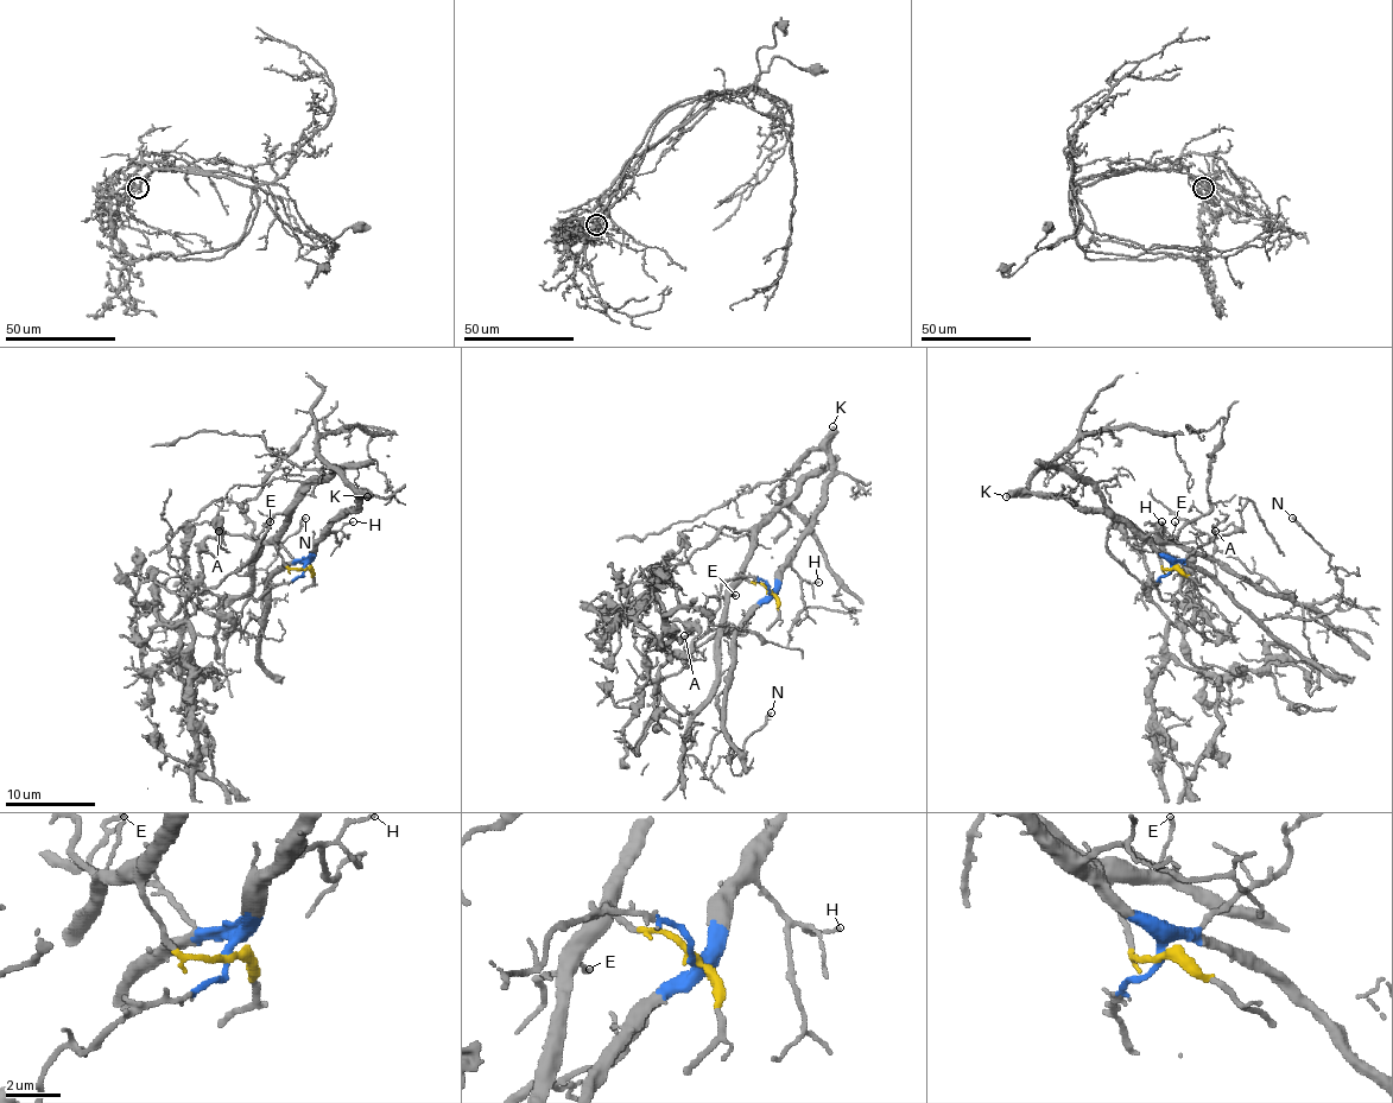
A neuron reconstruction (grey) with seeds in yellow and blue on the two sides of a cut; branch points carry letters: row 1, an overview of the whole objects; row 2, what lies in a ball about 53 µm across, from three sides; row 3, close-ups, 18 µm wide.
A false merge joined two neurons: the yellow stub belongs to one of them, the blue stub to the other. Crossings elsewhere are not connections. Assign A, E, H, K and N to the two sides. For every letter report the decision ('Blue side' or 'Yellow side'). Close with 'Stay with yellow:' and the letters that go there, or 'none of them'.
A: Blue side
E: Yellow side
H: Blue side
K: Blue side
N: Blue side
Stay with yellow: E

